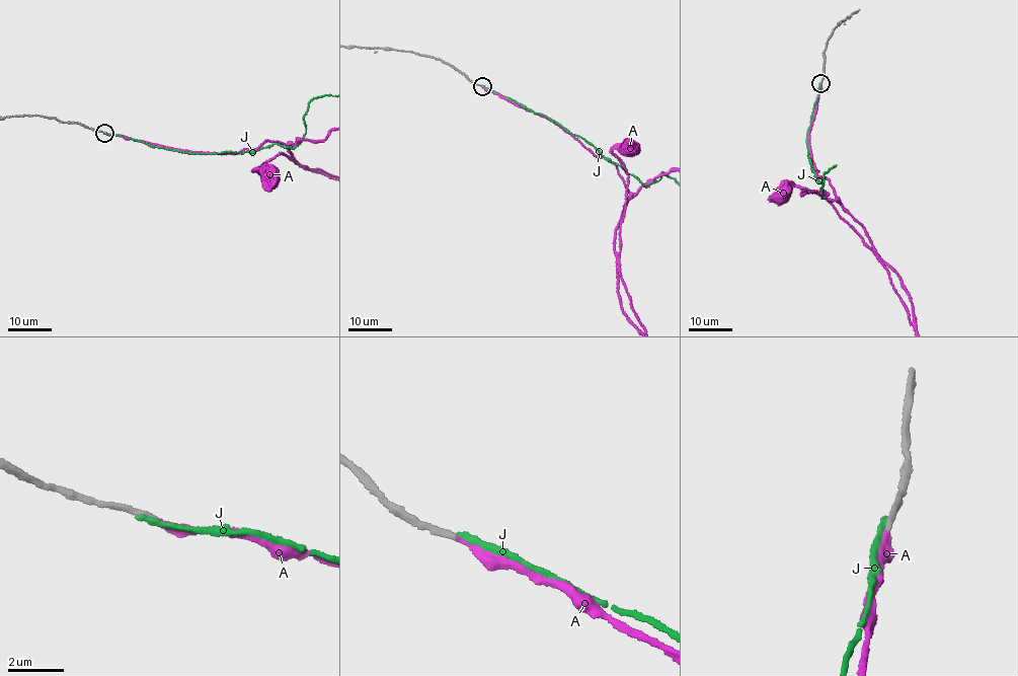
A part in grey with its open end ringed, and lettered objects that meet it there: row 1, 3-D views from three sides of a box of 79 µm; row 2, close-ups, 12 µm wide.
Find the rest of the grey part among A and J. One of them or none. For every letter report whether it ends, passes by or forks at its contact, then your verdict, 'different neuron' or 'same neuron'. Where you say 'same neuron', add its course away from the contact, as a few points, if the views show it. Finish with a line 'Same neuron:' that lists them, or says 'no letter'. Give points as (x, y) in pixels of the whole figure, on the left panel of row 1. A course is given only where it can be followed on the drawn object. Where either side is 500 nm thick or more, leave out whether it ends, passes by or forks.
A: it ends there; same neuron; it runs (104, 132), (221, 154), (273, 140), (287, 146), (293, 159), (305, 167), (281, 153), (253, 171), (268, 180)
J: it ends there; different neuron
Same neuron: A

